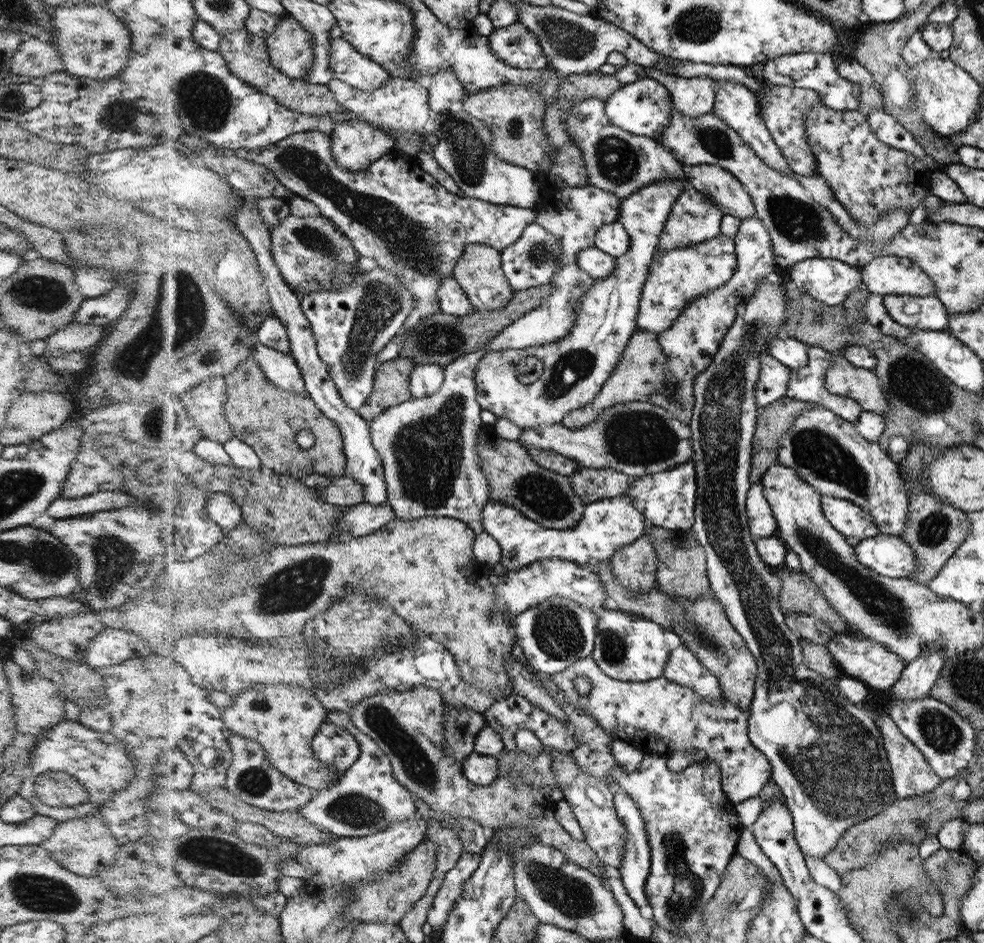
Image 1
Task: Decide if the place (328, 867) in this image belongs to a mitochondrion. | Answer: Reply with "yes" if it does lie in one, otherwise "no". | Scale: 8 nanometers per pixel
no

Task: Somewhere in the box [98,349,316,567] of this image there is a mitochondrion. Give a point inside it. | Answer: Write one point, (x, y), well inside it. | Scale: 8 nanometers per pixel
(152, 426)

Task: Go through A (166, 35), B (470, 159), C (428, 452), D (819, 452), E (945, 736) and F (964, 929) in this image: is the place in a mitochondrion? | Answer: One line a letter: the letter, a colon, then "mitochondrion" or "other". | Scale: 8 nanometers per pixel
A: other
B: mitochondrion
C: mitochondrion
D: mitochondrion
E: mitochondrion
F: other

